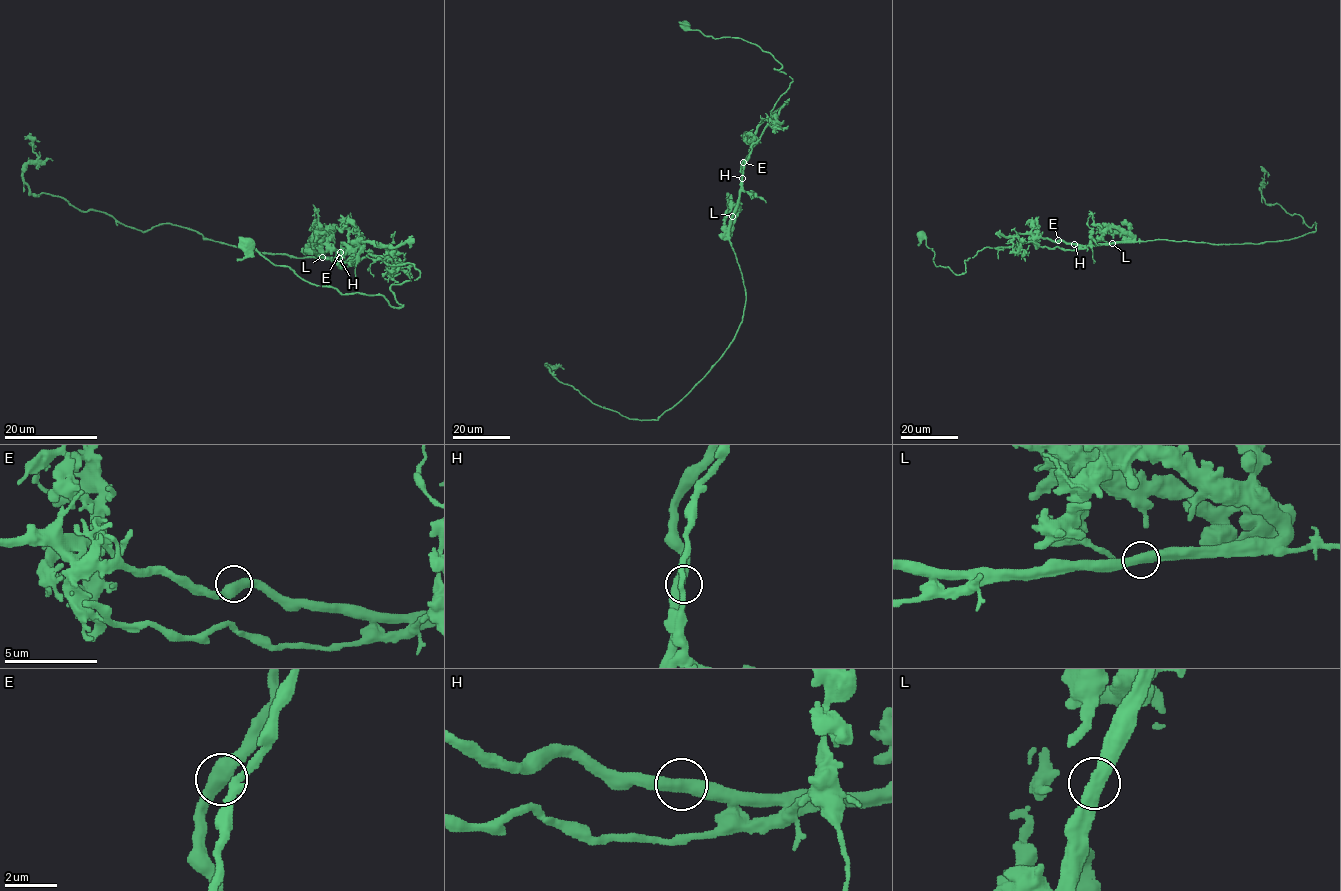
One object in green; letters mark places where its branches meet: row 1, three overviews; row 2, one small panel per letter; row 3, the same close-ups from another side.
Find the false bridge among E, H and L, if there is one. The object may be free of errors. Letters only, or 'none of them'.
L

